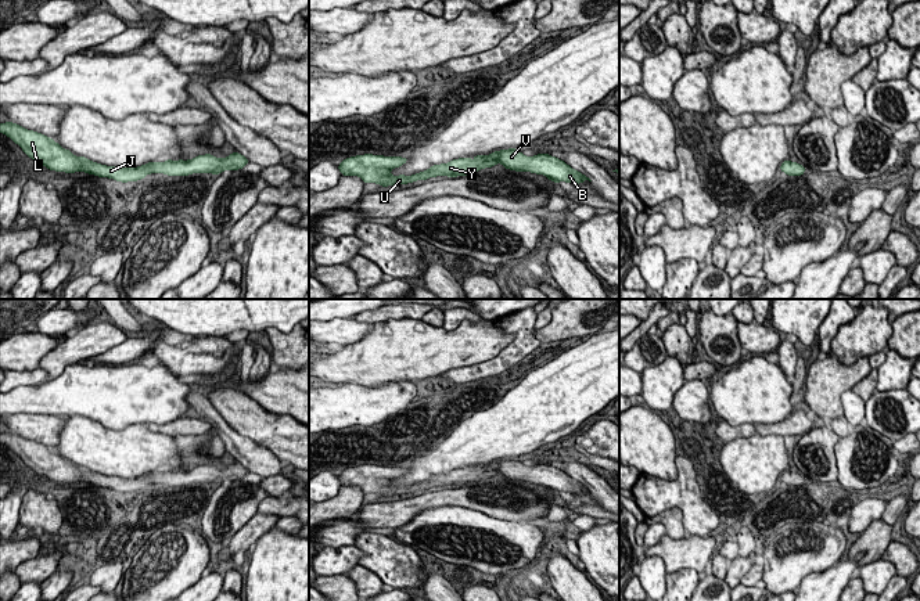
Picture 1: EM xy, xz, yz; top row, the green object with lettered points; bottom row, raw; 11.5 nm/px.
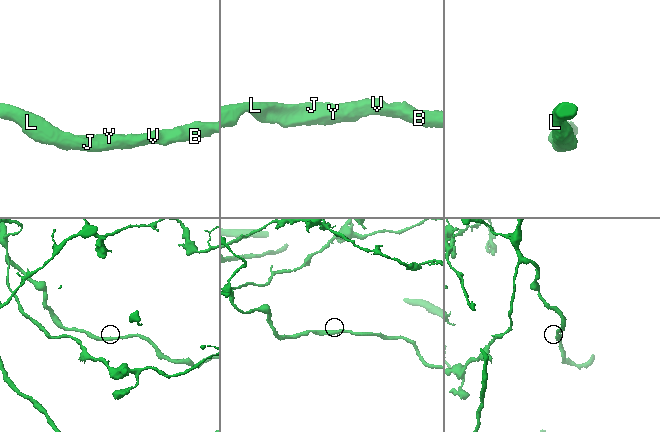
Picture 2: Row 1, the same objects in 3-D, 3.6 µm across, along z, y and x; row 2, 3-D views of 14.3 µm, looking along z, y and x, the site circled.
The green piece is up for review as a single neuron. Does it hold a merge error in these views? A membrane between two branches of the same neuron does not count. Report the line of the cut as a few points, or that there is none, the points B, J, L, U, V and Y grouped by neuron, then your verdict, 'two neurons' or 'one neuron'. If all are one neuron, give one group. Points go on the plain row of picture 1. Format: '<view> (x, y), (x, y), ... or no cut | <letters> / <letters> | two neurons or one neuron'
no cut | B J L U V Y | one neuron

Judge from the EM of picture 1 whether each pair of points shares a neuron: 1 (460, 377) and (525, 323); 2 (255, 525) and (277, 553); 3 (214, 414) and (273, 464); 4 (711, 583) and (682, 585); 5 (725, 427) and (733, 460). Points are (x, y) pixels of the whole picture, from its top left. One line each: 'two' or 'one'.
1: one
2: two
3: one
4: two
5: two

